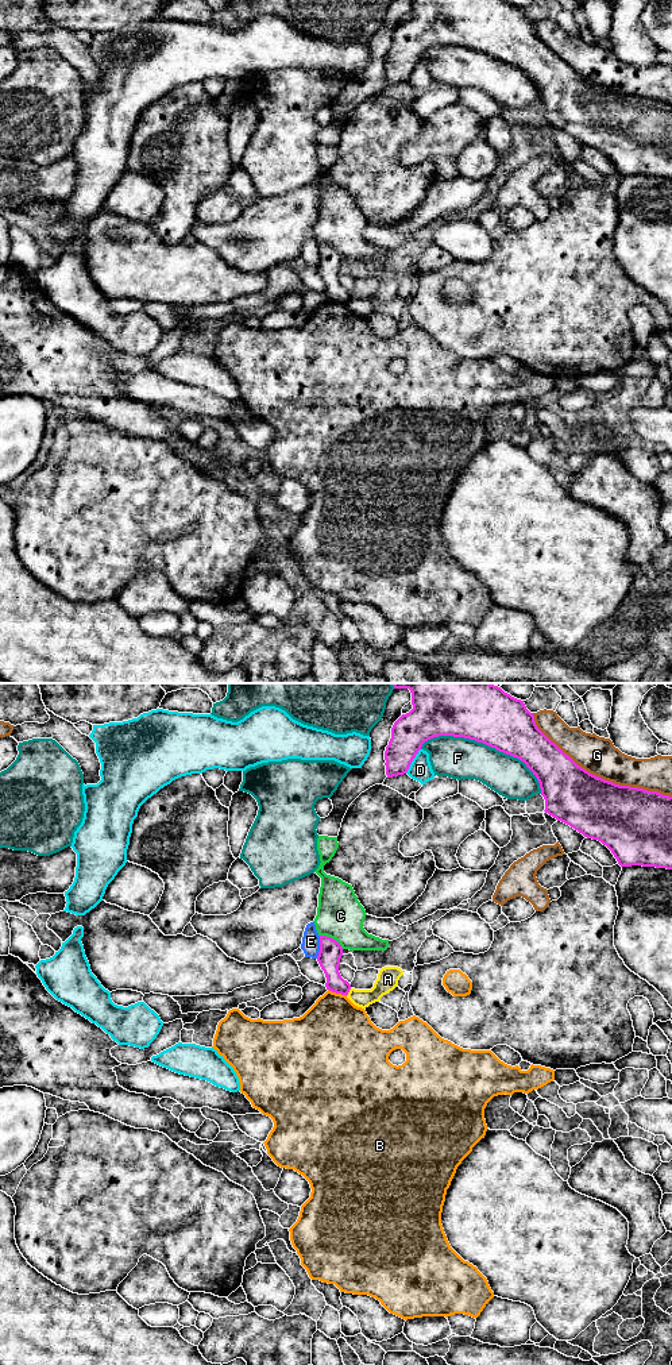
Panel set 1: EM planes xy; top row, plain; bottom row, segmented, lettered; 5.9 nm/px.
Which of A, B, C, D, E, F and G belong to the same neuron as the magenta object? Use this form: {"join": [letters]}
{"join": []}

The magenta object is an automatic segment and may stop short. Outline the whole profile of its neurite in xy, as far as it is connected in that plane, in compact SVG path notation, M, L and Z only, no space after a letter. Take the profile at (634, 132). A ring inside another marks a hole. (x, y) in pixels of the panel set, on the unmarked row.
M410 0L413 18L402 23L391 36L385 61L387 86L408 81L422 53L433 46L453 45L483 51L499 61L520 68L537 86L545 108L545 122L561 130L587 147L606 154L621 176L642 174L672 178L672 105L638 96L619 95L595 85L578 74L536 34L534 24L524 9L505 0Z

